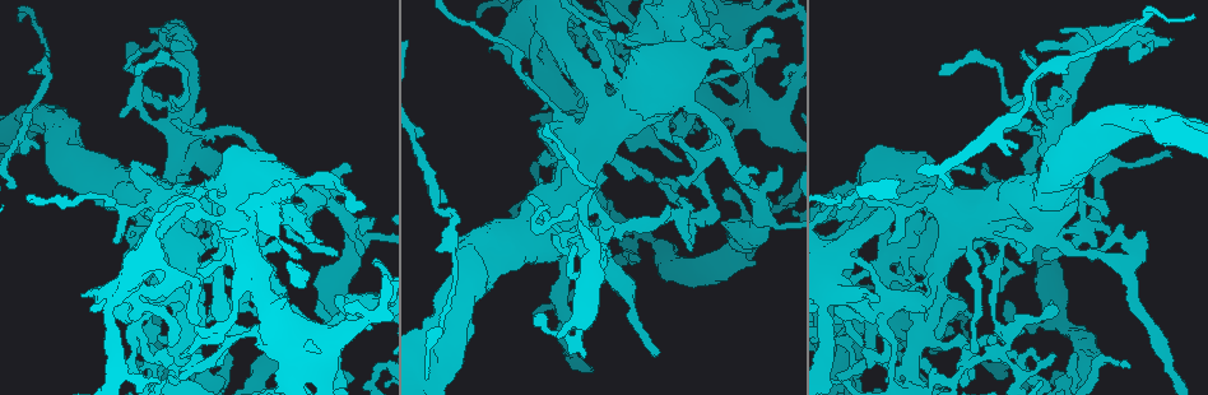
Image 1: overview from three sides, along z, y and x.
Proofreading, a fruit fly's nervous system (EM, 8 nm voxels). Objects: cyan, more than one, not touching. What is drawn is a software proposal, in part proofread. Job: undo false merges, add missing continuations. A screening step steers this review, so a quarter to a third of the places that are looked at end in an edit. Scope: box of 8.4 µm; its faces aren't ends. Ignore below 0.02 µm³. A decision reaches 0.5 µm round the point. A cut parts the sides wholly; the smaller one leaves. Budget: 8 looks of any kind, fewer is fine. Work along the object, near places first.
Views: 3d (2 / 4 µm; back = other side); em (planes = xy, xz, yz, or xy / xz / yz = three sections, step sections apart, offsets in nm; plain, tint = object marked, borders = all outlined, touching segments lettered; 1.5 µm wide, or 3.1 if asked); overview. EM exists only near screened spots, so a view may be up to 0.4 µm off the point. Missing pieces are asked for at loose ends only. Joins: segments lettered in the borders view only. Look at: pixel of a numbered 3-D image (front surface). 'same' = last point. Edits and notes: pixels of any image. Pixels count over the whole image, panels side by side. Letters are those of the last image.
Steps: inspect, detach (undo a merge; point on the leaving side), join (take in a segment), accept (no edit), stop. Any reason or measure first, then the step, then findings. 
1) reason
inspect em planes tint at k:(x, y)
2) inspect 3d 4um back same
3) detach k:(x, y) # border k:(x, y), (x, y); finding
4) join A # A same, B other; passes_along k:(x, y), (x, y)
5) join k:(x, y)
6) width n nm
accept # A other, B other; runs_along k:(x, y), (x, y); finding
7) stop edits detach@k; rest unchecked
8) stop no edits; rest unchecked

an open end
inspect 3d 2um at 1:(540, 316)

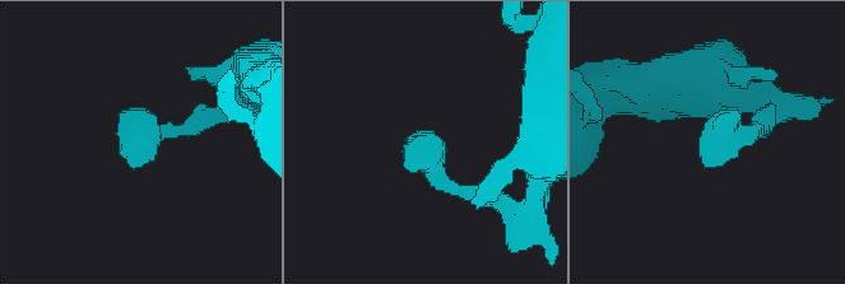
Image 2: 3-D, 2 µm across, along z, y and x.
now the EM
inspect em planes borders at 2:(417, 139)

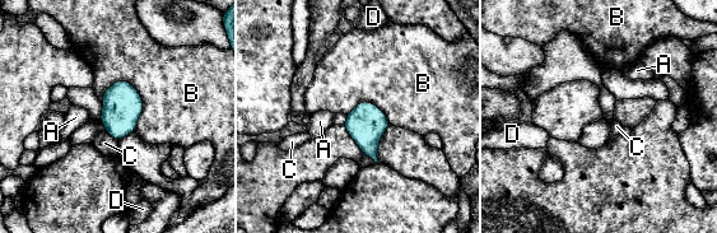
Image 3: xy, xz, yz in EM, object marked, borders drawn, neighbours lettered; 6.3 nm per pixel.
width 240 nm
accept # A other, B other, C other, D other; border 3:(120, 79), (143, 103), (134, 131); no lettered segment goes on from it

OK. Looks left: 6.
thick turns thin
inspect 3d 2um at 1:(974, 245)

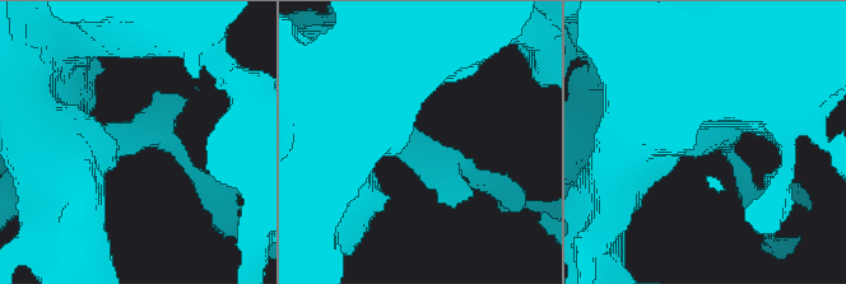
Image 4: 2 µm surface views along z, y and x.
need the tissue
inspect em planes plain at 4:(700, 143)

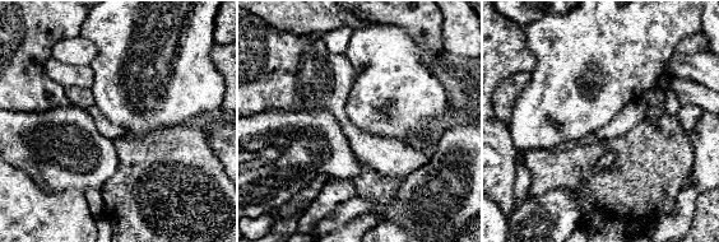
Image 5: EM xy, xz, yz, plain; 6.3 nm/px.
what lies round it
inspect em planes borders same

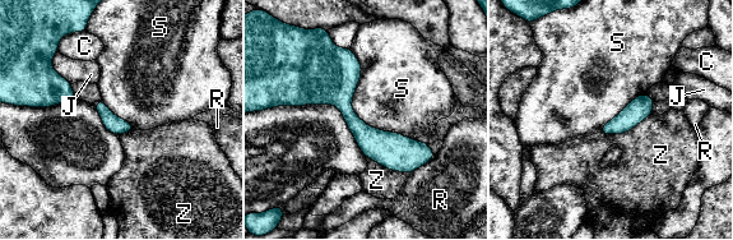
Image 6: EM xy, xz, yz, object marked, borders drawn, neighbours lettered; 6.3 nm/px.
accept # C other, J other, R other, S other, Z other; runs_along 6:(347, 55), (352, 120), (427, 157); one neuron here

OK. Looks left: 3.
a fork
inspect em planes tint at 1:(315, 195)

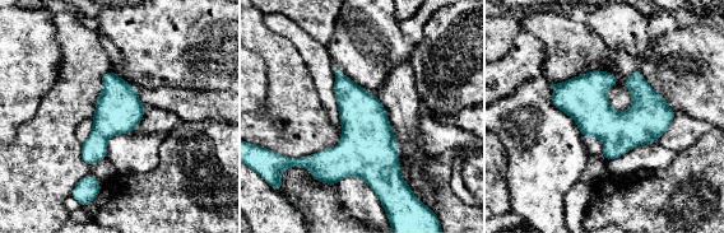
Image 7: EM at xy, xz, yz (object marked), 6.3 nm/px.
inspect em planes borders same

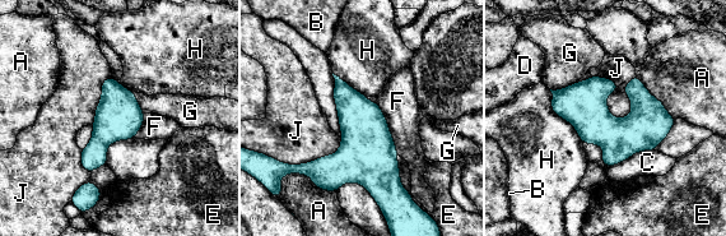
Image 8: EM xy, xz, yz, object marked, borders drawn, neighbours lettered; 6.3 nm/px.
width 300 nm
accept # A other, B other, C other, D other, E other, F other, G other, H other, J other; runs_along 8:(555, 93), (600, 126), (670, 121); all the same neuron

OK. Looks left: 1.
stop no edits; rest unchecked

